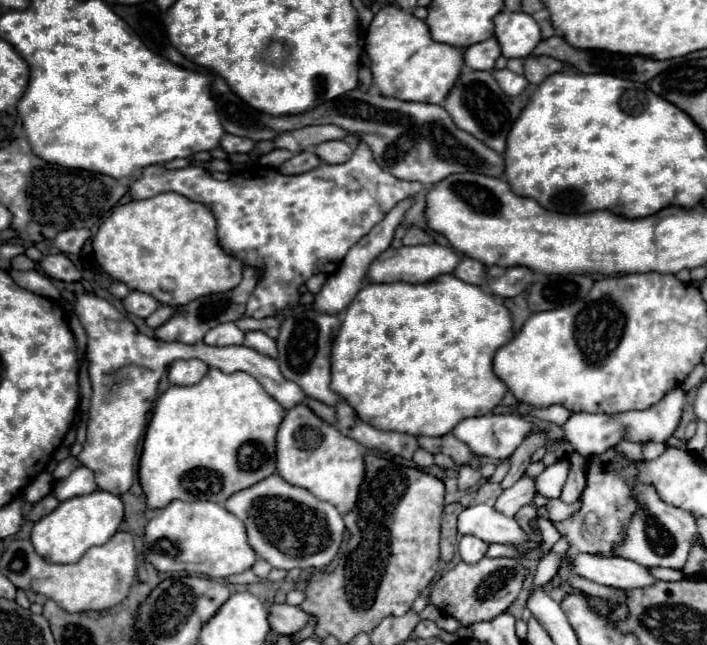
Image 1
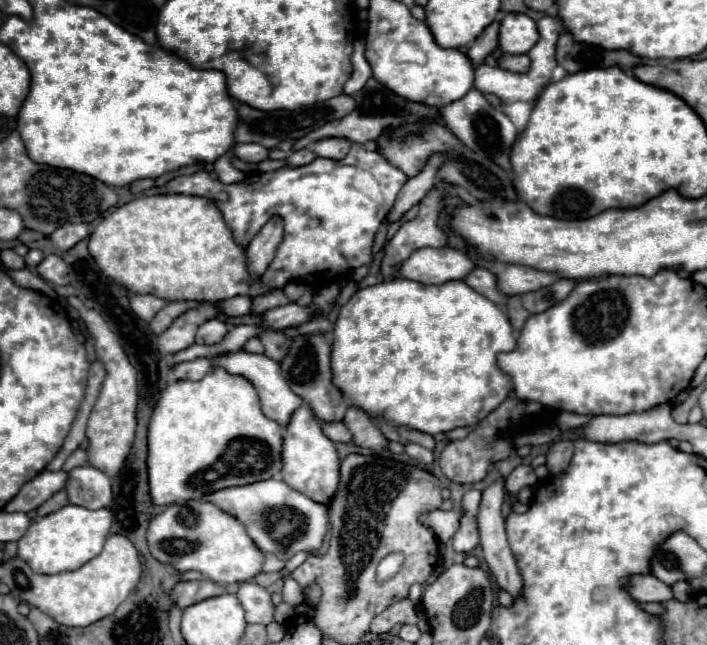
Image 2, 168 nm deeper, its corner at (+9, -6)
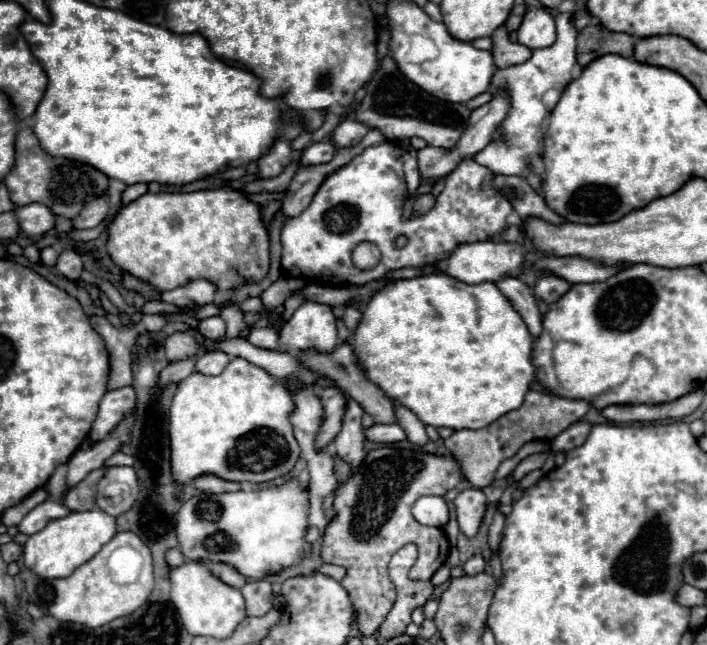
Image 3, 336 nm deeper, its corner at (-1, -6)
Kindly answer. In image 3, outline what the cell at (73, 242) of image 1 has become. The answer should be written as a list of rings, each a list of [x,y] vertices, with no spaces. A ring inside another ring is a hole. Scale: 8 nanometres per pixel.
[[[102,194],[102,196],[90,200],[82,208],[82,212],[74,218],[74,228],[76,230],[94,228],[94,226],[98,226],[104,220],[106,214],[108,214],[108,194]]]

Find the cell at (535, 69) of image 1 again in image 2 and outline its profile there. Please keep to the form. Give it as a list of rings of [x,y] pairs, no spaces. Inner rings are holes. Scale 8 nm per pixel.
[[[502,54],[498,58],[498,64],[500,64],[500,68],[510,70],[510,72],[518,72],[518,74],[524,74],[524,72],[530,70],[530,58],[528,58],[528,54],[520,54],[520,56]]]

